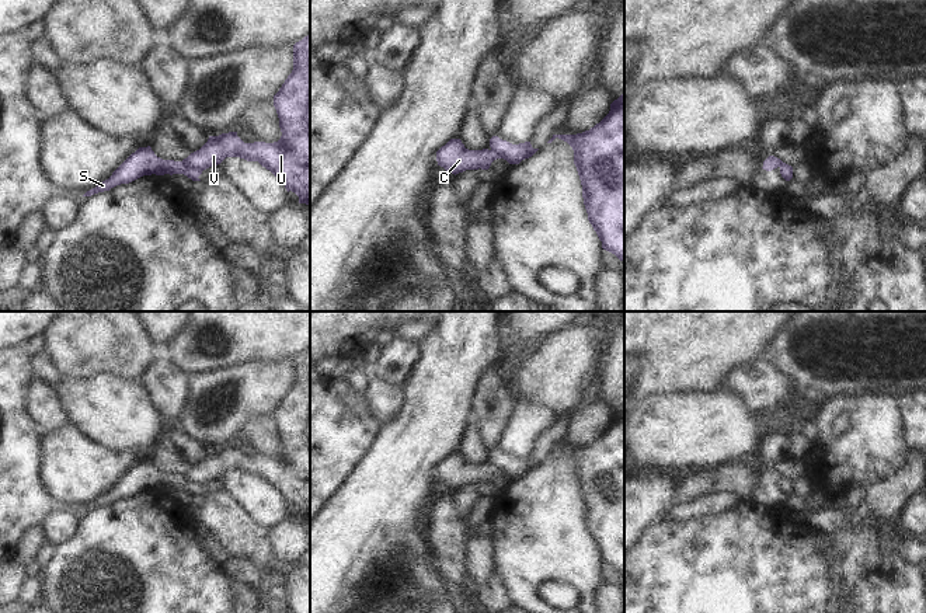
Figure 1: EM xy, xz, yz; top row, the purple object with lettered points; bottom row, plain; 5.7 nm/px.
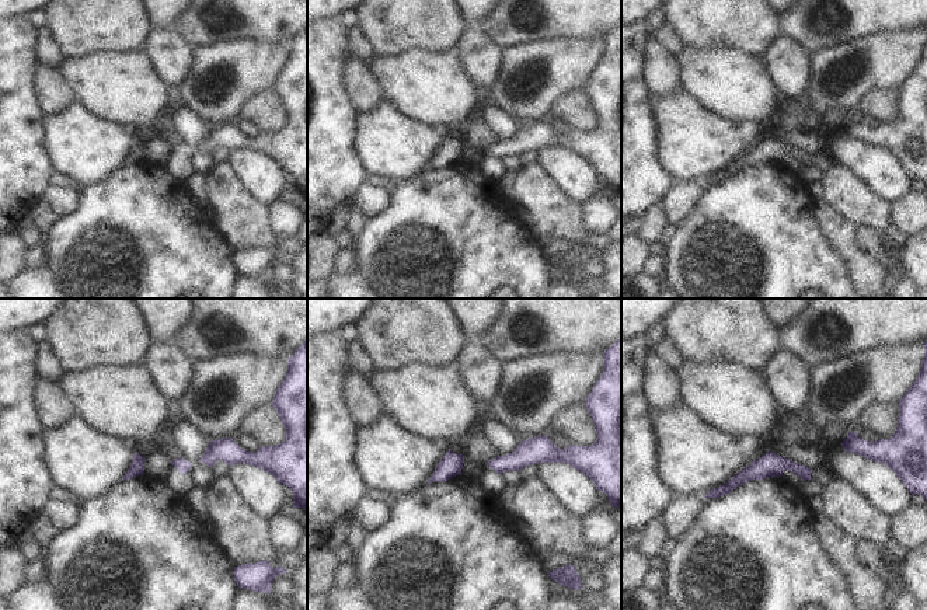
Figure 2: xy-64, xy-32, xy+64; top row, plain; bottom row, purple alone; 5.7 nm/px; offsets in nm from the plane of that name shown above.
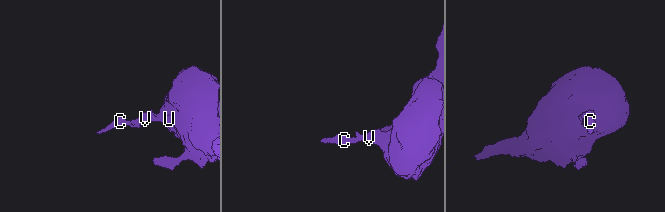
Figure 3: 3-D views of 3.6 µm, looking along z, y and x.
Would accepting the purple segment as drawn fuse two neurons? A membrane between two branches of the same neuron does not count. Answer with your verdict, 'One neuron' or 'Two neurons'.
Two neurons.

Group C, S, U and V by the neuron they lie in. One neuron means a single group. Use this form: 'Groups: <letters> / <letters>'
Groups: C S / U V.

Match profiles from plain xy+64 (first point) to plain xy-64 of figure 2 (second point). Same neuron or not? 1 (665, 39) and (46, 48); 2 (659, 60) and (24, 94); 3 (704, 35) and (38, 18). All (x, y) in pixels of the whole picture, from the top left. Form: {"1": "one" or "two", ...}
{"1": "one", "2": "two", "3": "two"}

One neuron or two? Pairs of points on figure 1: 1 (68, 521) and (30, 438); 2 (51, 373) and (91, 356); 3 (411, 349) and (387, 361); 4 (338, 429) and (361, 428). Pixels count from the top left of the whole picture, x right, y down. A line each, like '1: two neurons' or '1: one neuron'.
1: two neurons
2: two neurons
3: one neuron
4: one neuron

